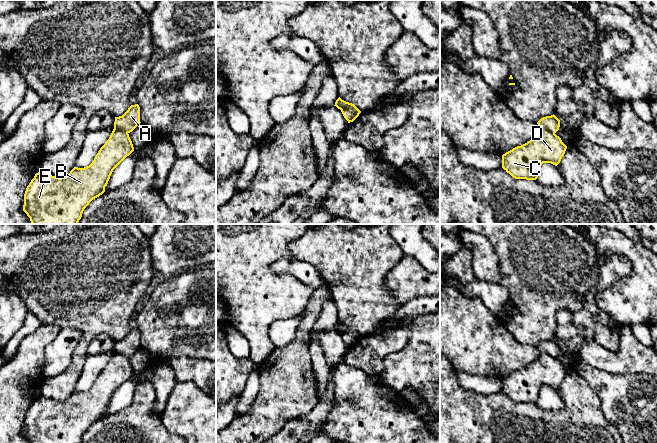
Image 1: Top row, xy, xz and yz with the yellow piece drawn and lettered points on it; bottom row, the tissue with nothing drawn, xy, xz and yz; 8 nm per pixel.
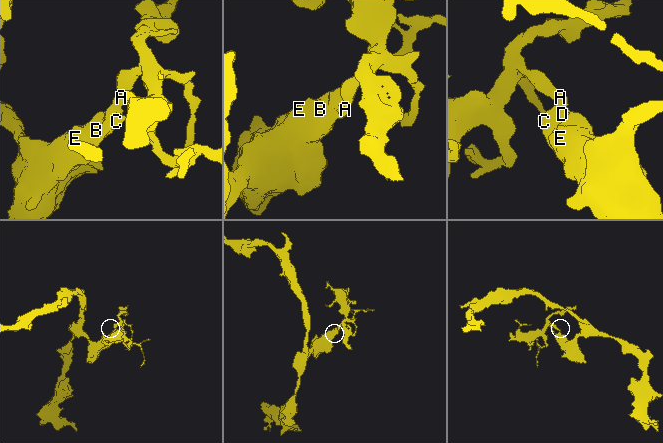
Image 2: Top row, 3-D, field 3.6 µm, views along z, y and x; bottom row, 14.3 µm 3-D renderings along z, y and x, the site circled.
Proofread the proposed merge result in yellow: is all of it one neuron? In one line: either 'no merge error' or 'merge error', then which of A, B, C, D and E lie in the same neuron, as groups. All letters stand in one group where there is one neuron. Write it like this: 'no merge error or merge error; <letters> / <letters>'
merge error; A / B C D E

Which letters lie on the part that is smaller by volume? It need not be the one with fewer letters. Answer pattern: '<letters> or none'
A

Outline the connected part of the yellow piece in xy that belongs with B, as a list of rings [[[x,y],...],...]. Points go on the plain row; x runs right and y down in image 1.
[[[114,352],[89,390],[74,391],[67,400],[61,402],[43,395],[36,397],[26,412],[23,435],[30,443],[81,443],[89,427],[105,416],[113,394],[133,375],[129,358]]]

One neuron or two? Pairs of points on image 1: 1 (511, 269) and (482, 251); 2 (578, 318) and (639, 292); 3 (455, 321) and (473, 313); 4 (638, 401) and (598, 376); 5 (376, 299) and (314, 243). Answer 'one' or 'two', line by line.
1: two
2: two
3: one
4: one
5: one

